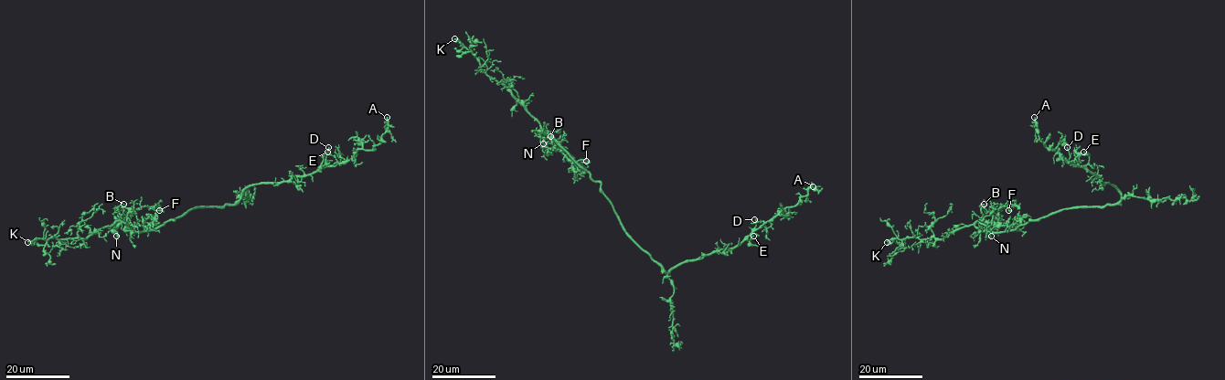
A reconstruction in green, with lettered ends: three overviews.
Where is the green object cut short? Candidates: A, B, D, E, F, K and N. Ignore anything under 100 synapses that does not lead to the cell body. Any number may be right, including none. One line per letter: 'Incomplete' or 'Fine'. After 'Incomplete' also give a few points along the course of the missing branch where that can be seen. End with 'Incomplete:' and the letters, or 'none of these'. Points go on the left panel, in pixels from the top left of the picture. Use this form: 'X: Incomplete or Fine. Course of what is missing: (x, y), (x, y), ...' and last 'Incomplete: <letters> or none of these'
A: Fine
B: Fine
D: Fine
E: Fine
F: Fine
K: Incomplete
N: Fine
Incomplete: K

